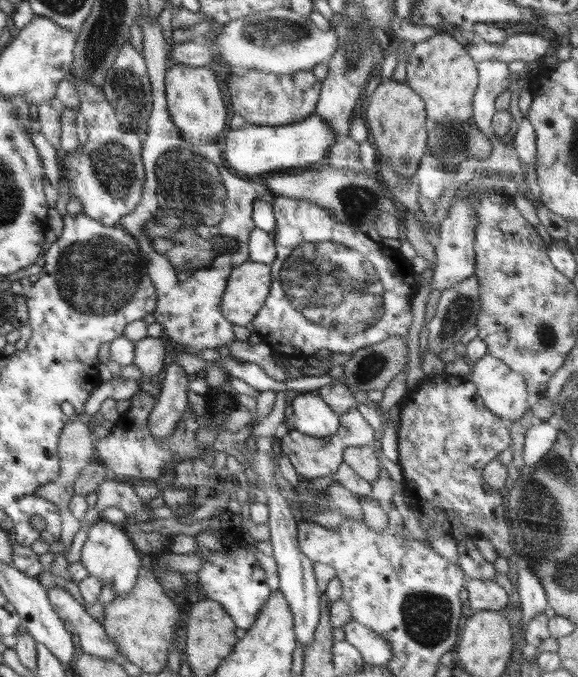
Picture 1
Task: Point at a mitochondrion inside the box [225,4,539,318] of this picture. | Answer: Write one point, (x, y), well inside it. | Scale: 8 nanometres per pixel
(279, 34)

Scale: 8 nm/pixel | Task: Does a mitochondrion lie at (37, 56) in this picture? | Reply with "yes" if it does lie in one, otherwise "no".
no

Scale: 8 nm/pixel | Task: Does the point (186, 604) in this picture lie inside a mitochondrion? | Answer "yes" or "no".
no

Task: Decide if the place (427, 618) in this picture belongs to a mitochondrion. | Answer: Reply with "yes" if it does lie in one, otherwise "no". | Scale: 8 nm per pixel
yes

